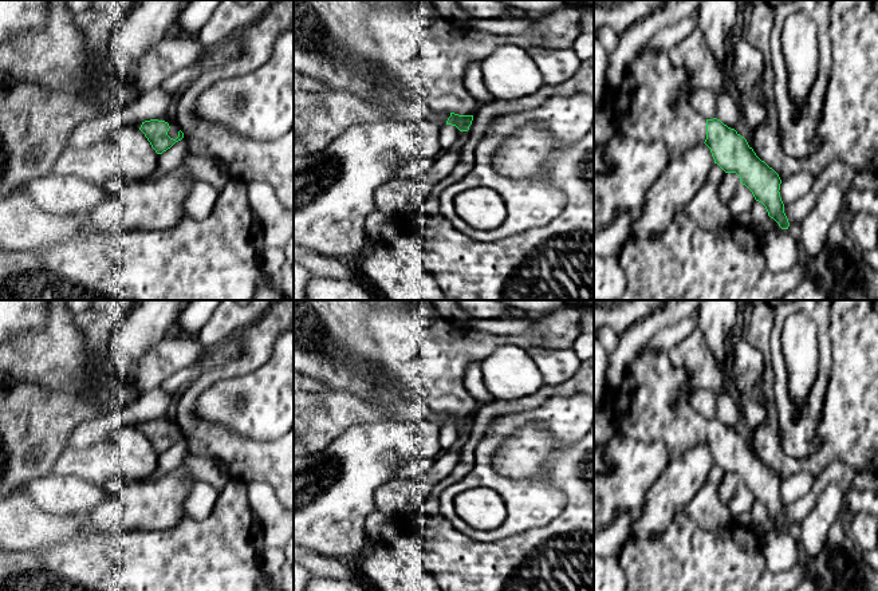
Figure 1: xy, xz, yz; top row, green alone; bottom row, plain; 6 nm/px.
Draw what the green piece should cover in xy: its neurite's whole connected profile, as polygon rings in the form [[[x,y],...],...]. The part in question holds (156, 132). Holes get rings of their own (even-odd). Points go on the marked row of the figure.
[[[172,114],[137,123],[137,127],[145,134],[157,154],[162,154],[184,138]]]

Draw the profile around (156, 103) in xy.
[[[157,87],[142,94],[125,109],[105,113],[102,117],[87,119],[84,126],[78,125],[67,137],[67,147],[84,149],[107,137],[121,125],[137,125],[173,114],[178,94]]]

